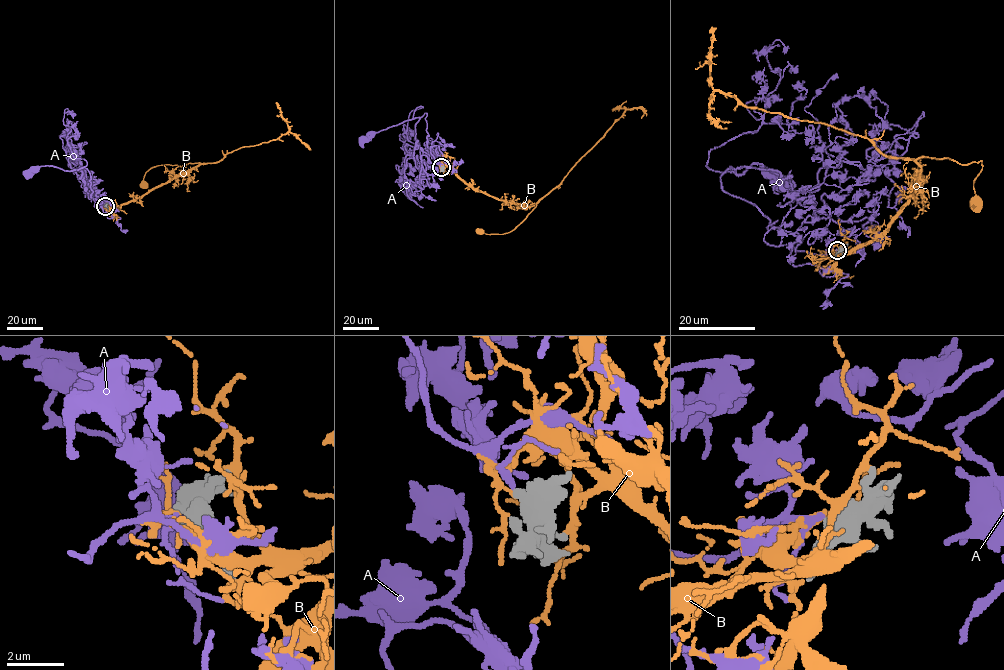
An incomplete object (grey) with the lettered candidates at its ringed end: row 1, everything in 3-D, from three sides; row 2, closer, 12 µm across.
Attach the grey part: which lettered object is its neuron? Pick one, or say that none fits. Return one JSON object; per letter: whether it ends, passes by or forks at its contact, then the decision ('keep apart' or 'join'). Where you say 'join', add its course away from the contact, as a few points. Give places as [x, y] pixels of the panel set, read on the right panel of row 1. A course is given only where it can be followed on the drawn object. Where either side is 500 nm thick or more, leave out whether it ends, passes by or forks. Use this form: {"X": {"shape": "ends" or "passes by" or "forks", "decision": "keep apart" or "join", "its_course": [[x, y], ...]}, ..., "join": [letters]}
{"A": {"decision": "join", "its_course": [[837, 249], [797, 250], [796, 232], [727, 194], [720, 176], [761, 163], [776, 183]]}, "B": {"decision": "keep apart"}, "join": ["A"]}

